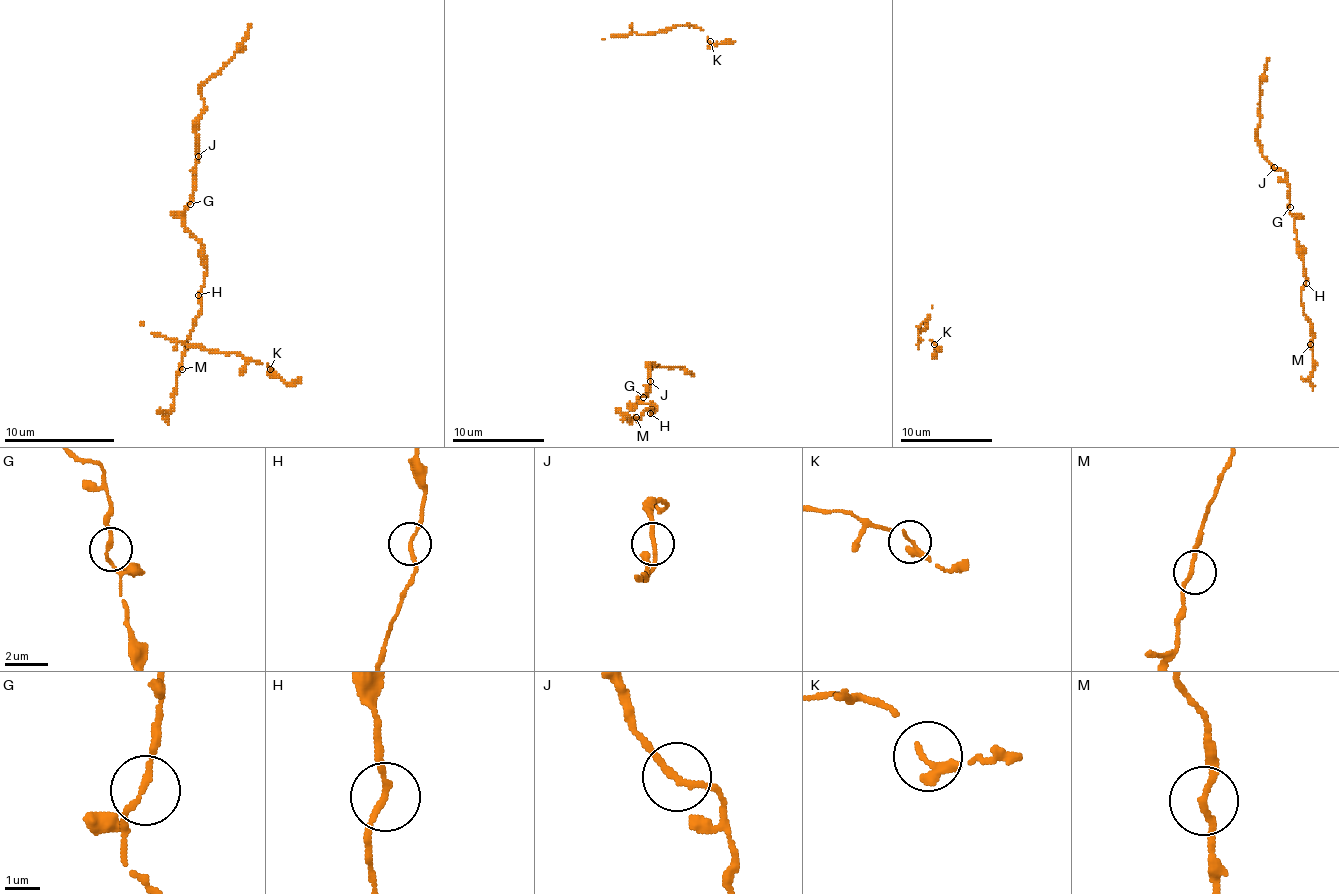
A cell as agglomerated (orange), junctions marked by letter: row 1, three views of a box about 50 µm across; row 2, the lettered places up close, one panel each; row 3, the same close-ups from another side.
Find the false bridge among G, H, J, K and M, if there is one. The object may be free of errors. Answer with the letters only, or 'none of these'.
none of these

